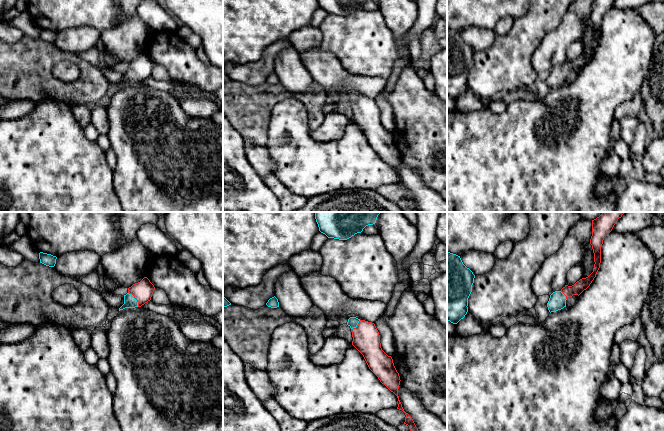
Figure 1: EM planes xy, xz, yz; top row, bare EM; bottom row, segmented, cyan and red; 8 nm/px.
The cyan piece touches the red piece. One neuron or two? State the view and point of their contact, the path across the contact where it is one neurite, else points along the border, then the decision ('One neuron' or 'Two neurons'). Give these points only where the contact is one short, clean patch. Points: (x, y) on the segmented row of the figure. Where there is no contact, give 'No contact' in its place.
Touches cyan at xy (135, 299). Path across: xy (129, 301), (135, 299), (142, 291). One neuron

